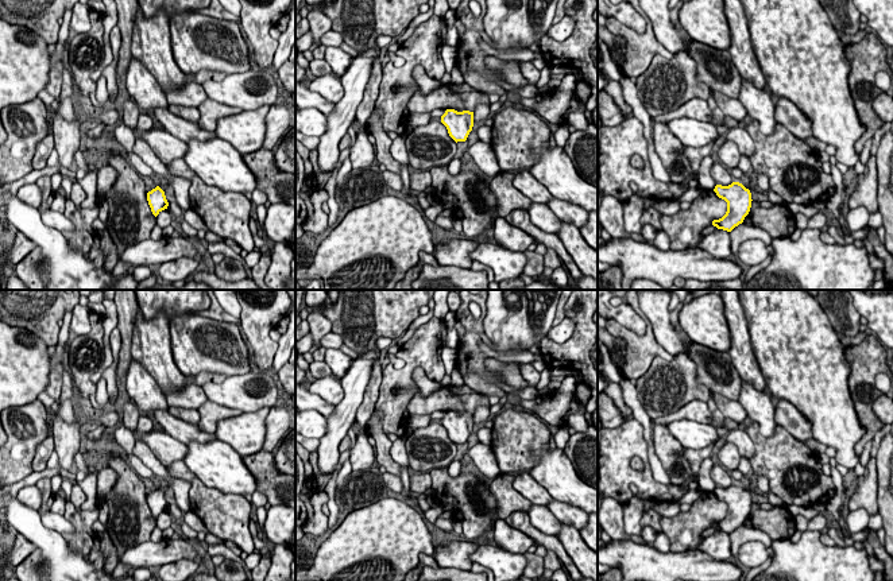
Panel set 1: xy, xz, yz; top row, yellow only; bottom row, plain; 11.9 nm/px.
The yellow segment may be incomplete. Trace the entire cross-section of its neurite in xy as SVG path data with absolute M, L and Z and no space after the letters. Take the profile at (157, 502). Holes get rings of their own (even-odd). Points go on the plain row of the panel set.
M162 479L161 487L147 495L147 503L155 519L169 508L169 504L165 497L167 489L169 489L169 483Z

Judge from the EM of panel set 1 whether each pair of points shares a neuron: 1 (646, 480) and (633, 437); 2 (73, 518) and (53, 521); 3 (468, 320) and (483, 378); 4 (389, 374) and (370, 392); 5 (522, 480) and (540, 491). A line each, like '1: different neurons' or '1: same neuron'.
1: same neuron
2: different neurons
3: same neuron
4: different neurons
5: same neuron

